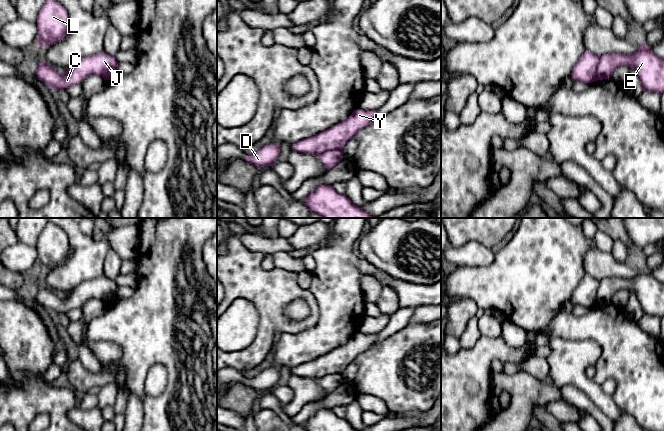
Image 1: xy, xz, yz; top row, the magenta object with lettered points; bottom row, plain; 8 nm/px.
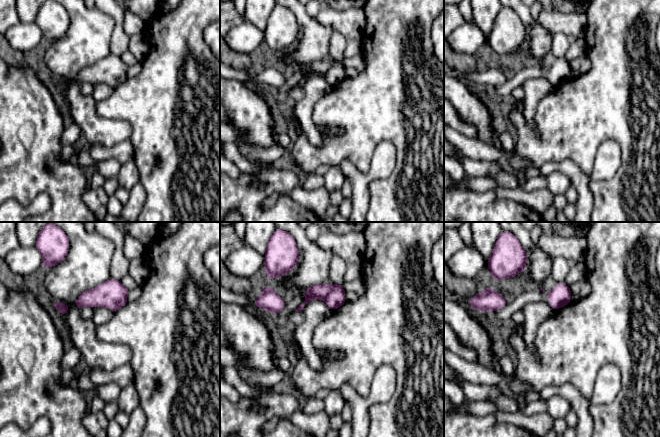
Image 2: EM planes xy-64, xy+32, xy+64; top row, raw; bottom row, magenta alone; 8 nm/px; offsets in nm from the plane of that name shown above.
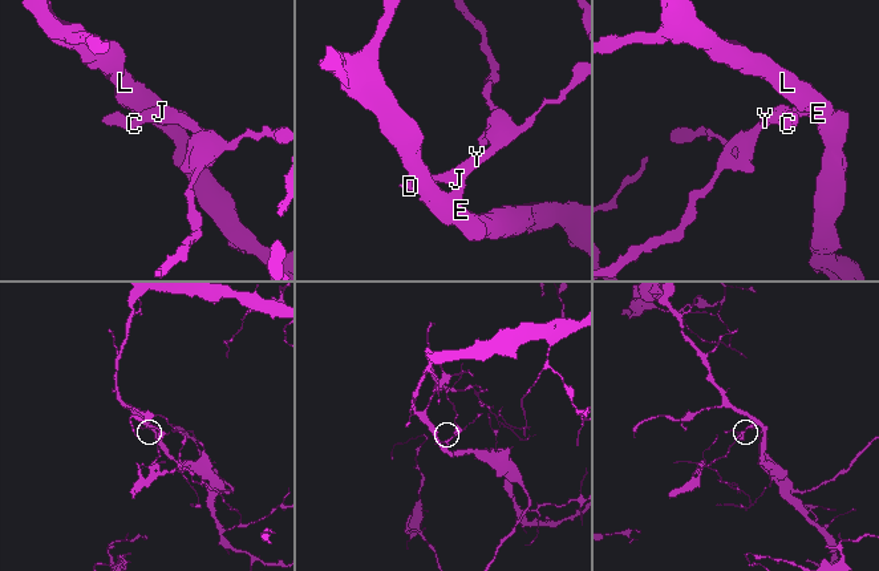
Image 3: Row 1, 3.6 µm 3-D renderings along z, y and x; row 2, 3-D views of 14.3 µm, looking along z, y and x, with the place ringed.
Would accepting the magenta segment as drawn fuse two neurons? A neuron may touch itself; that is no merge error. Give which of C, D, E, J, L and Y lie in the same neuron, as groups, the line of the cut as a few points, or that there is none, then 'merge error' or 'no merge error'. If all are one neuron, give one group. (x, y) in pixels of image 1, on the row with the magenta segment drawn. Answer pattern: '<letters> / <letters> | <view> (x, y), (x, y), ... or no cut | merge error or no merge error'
C D J Y / E L | yz (600, 57), (595, 72), (595, 79) | merge error

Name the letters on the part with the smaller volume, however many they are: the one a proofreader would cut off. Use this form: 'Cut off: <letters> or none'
Cut off: C, D, J, Y

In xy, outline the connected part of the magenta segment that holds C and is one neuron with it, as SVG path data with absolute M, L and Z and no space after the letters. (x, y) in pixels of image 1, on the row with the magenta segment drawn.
M103 51L93 56L82 58L68 69L64 75L60 75L50 64L41 59L35 76L52 90L65 89L80 83L88 75L103 76L111 70L117 72L118 64L119 62L114 56Z

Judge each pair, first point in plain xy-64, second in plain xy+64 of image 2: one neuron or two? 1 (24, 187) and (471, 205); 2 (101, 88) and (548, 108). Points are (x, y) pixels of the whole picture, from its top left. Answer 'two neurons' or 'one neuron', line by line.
1: one neuron
2: two neurons

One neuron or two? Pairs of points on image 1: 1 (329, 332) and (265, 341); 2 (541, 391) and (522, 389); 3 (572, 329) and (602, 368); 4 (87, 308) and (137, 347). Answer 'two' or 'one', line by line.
1: two
2: one
3: one
4: two

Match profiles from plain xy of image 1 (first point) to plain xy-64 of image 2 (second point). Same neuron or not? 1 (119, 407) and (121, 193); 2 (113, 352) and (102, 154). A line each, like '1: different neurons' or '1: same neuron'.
1: different neurons
2: different neurons

